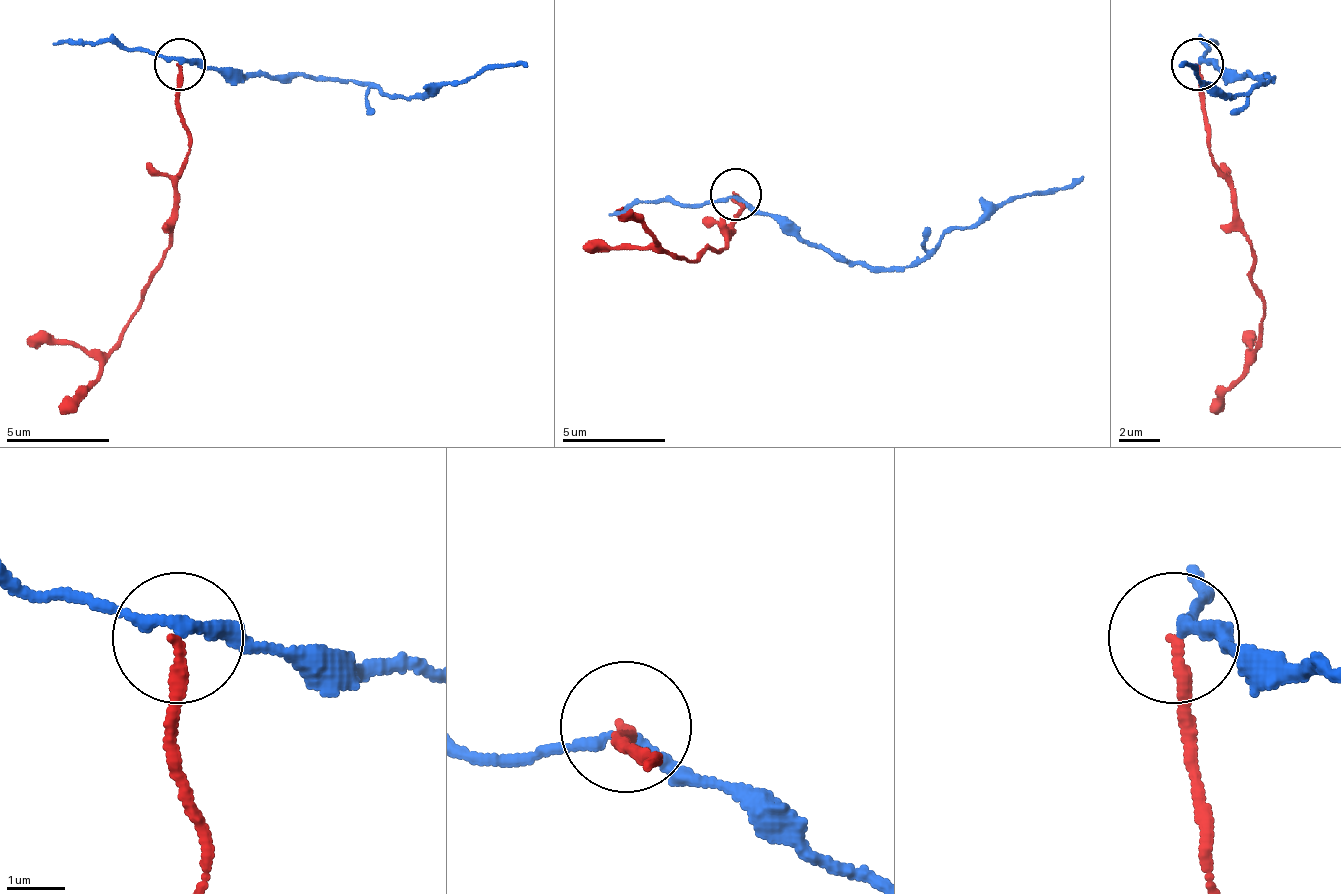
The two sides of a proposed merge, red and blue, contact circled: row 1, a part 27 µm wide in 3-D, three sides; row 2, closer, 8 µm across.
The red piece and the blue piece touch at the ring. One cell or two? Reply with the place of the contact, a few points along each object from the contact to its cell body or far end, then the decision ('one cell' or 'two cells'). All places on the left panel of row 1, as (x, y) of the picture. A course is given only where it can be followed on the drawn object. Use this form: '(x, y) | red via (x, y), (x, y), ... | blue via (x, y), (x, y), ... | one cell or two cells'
(179, 64) | red via (178, 63), (188, 161), (173, 182), (173, 234), (142, 306), (121, 343), (59, 415) | blue via (178, 63), (354, 79), (401, 99), (421, 99), (442, 84), (525, 68) | two cells

